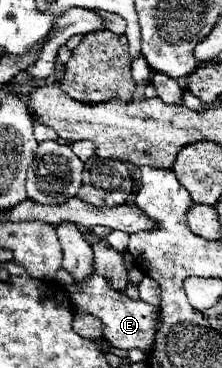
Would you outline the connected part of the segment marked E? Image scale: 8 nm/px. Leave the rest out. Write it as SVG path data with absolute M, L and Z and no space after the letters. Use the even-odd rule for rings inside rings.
M90 275L84 281L72 283L66 287L70 301L74 305L74 309L78 313L88 313L94 315L102 321L102 333L104 339L110 341L114 347L118 349L142 349L142 351L150 351L154 345L154 333L156 333L156 325L160 321L160 311L158 307L152 307L148 303L144 303L142 299L130 299L124 291L114 289L104 277L100 275Z

